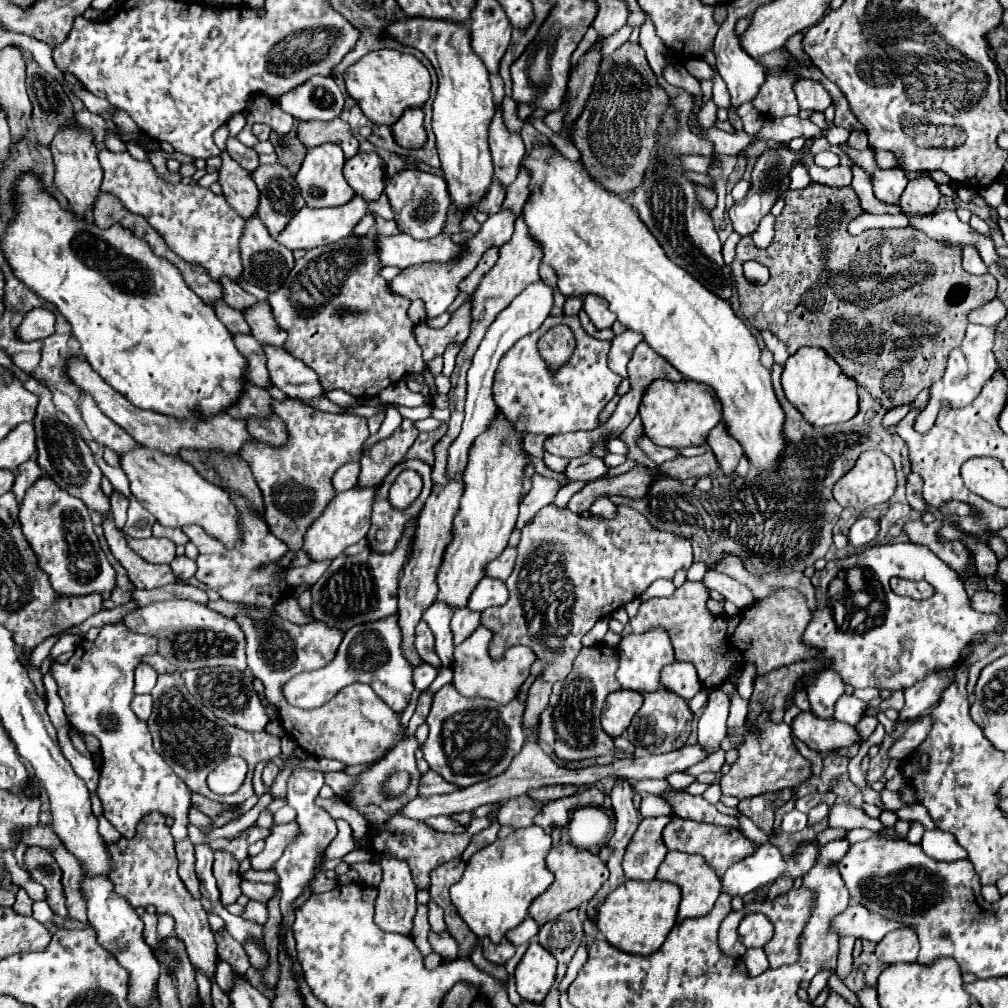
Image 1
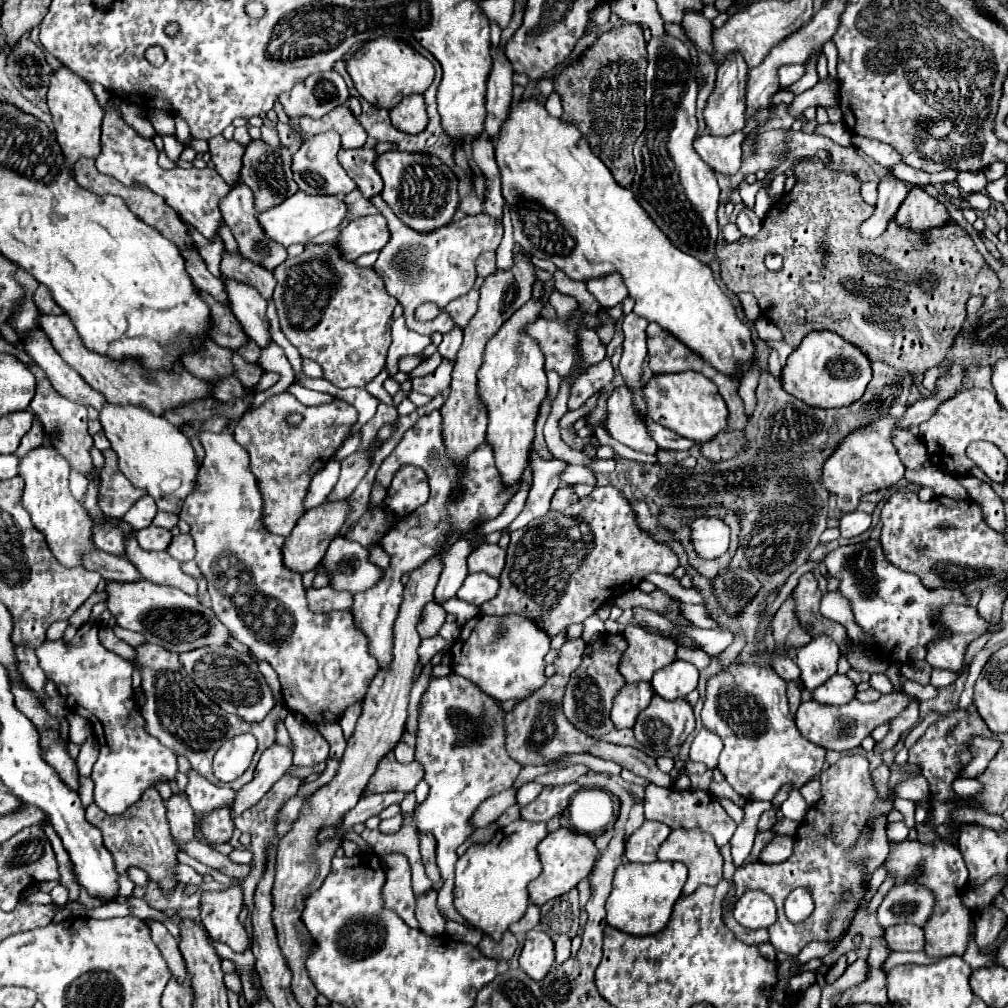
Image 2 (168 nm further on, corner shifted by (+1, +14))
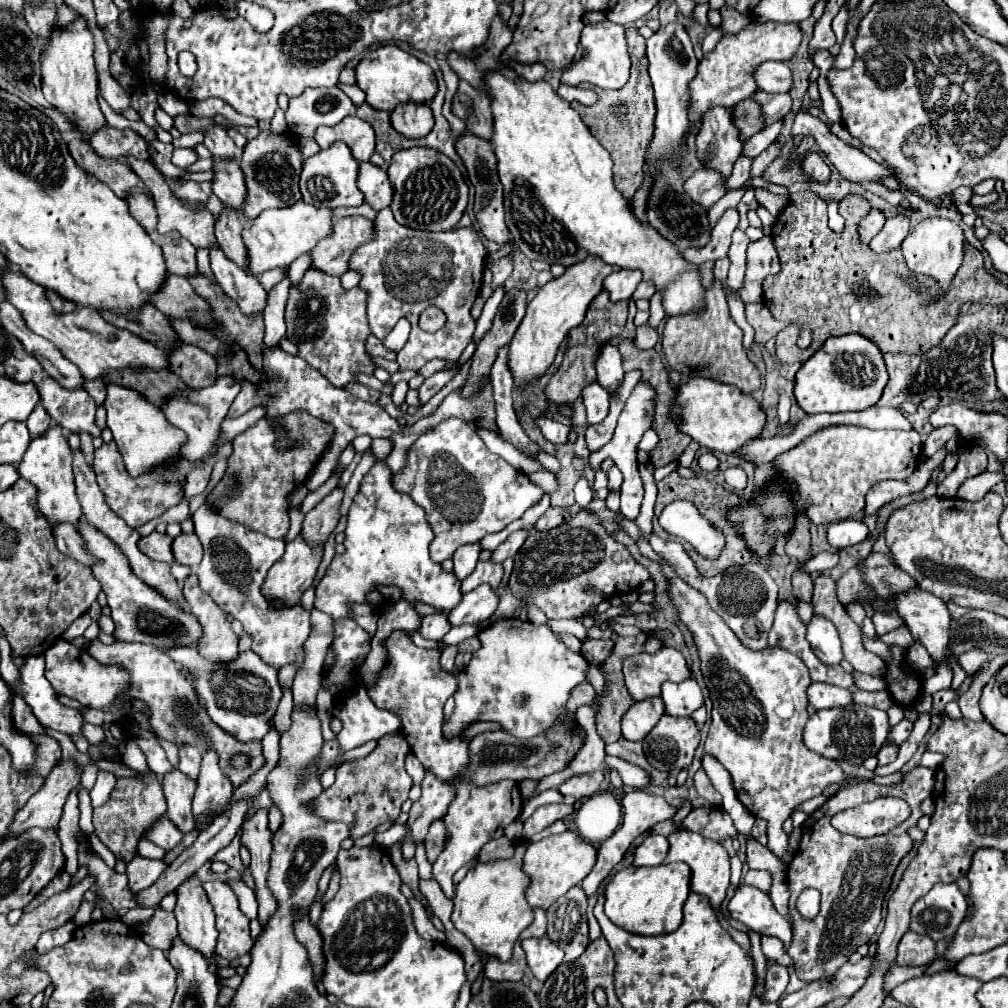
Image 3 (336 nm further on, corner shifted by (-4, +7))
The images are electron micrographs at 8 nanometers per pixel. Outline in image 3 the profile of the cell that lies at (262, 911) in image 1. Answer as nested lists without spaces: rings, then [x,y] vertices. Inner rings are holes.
[[[209,881],[203,885],[207,899],[215,911],[215,925],[219,931],[217,955],[233,961],[253,947],[249,935],[249,919],[239,911],[237,895],[223,881]]]

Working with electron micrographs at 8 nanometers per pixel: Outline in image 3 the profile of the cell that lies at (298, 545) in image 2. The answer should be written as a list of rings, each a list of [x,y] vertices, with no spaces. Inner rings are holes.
[[[299,533],[293,541],[287,541],[283,557],[269,569],[267,581],[263,583],[263,593],[271,593],[273,597],[283,597],[287,603],[299,601],[301,593],[313,583],[321,559],[323,559],[323,547],[311,547]]]

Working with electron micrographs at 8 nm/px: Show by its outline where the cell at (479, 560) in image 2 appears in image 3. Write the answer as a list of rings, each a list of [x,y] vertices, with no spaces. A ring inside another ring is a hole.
[[[479,561],[475,571],[461,583],[461,591],[467,593],[471,589],[475,589],[481,583],[489,583],[493,589],[499,589],[503,579],[503,565],[501,563],[493,563],[493,561]]]

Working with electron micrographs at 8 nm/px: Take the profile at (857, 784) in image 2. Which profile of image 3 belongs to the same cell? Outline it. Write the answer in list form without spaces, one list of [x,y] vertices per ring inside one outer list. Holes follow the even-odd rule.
[[[915,767],[907,771],[903,775],[903,781],[897,785],[877,785],[873,781],[851,783],[855,775],[847,775],[847,779],[841,783],[841,789],[823,807],[819,807],[813,815],[809,815],[809,819],[803,823],[801,827],[803,839],[799,851],[795,853],[793,861],[787,865],[791,867],[787,871],[787,885],[791,893],[789,915],[791,915],[791,931],[793,931],[793,939],[787,953],[793,959],[799,979],[809,983],[815,979],[829,979],[843,963],[847,963],[849,955],[857,951],[857,947],[865,945],[875,933],[877,925],[881,923],[881,905],[891,885],[891,877],[899,861],[913,845],[913,841],[907,835],[907,829],[913,827],[921,817],[919,805],[933,791],[933,777],[935,777],[935,769],[927,769],[927,767]],[[889,795],[901,797],[911,805],[909,819],[903,821],[899,827],[891,829],[889,833],[871,839],[861,839],[855,835],[839,833],[831,825],[831,817],[835,813]],[[807,887],[821,889],[821,911],[813,921],[805,921],[795,909],[797,895]]]

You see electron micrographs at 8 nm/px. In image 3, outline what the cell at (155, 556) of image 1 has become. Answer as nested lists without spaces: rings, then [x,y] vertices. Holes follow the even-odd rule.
[[[153,531],[153,533],[149,533],[147,537],[141,537],[139,549],[141,549],[147,557],[151,557],[151,559],[155,559],[155,561],[167,561],[167,563],[171,563],[171,561],[173,561],[171,543],[173,543],[173,539],[171,539],[167,533],[161,535],[161,533]]]

